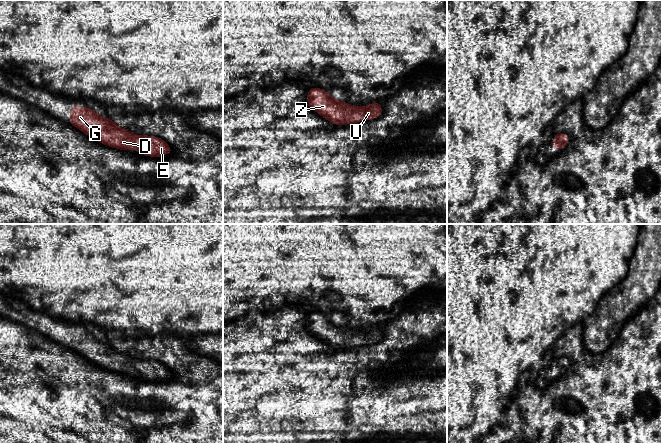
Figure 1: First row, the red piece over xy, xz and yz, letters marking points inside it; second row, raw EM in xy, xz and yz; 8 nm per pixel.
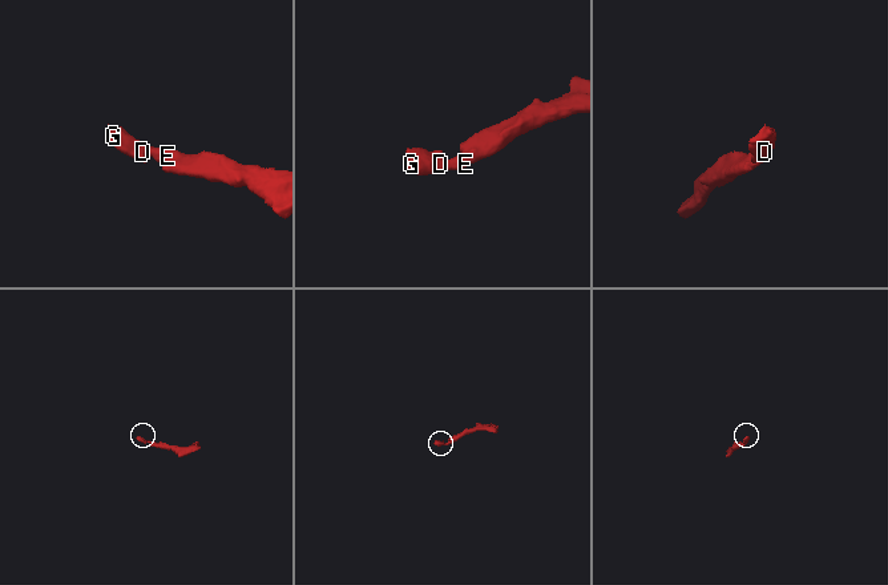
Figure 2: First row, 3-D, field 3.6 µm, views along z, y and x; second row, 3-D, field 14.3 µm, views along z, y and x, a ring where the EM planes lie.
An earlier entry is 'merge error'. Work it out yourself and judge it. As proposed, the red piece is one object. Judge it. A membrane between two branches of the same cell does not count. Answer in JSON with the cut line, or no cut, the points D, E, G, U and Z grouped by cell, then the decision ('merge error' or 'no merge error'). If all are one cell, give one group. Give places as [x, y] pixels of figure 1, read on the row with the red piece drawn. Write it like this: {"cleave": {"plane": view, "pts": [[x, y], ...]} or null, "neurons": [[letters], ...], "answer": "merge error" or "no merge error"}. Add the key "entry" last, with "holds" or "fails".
{"cleave": null, "neurons": [["D", "E", "G", "U", "Z"]], "answer": "no merge error", "entry": "fails"}

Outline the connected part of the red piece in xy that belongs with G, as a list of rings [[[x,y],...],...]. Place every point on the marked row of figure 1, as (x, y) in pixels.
[[[71,104],[69,124],[80,129],[86,135],[107,146],[121,149],[136,149],[146,156],[162,157],[172,149],[156,136],[134,135],[116,125],[110,118],[101,118],[91,107],[77,107]]]

